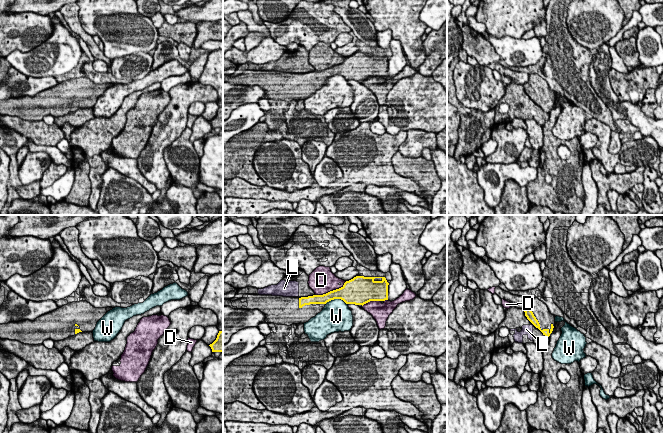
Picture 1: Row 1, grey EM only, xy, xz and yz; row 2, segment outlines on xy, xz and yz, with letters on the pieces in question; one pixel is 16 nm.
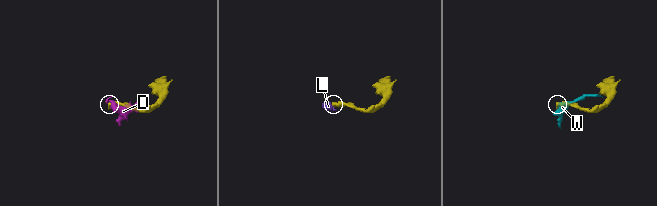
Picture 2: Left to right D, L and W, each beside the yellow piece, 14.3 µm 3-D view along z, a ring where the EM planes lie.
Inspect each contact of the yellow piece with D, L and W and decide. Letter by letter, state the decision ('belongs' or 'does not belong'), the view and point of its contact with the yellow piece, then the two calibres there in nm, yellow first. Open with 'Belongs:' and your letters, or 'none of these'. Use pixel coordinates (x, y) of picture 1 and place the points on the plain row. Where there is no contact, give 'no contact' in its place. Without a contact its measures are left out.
Belongs: none of these
D: does not belong; meets yellow in xz at (330, 67); 240 nm thick on the yellow side, 400 nm on the other
L: does not belong; meets yellow in yz at (533, 100); 130 nm thick on the yellow side, 160 nm on the other
W: does not belong; meets yellow in xz at (336, 74); 340 nm thick on the yellow side, 440 nm on the other

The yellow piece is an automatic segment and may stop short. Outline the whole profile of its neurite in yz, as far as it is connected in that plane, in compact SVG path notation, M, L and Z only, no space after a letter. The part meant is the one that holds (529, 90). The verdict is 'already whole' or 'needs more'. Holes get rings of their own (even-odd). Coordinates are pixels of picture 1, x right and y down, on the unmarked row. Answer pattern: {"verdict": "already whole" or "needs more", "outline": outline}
{"verdict": "needs more", "outline": "M529 74L529 81L524 85L527 95L538 104L543 111L549 113L555 102L555 92L552 91L547 81L538 74Z"}

